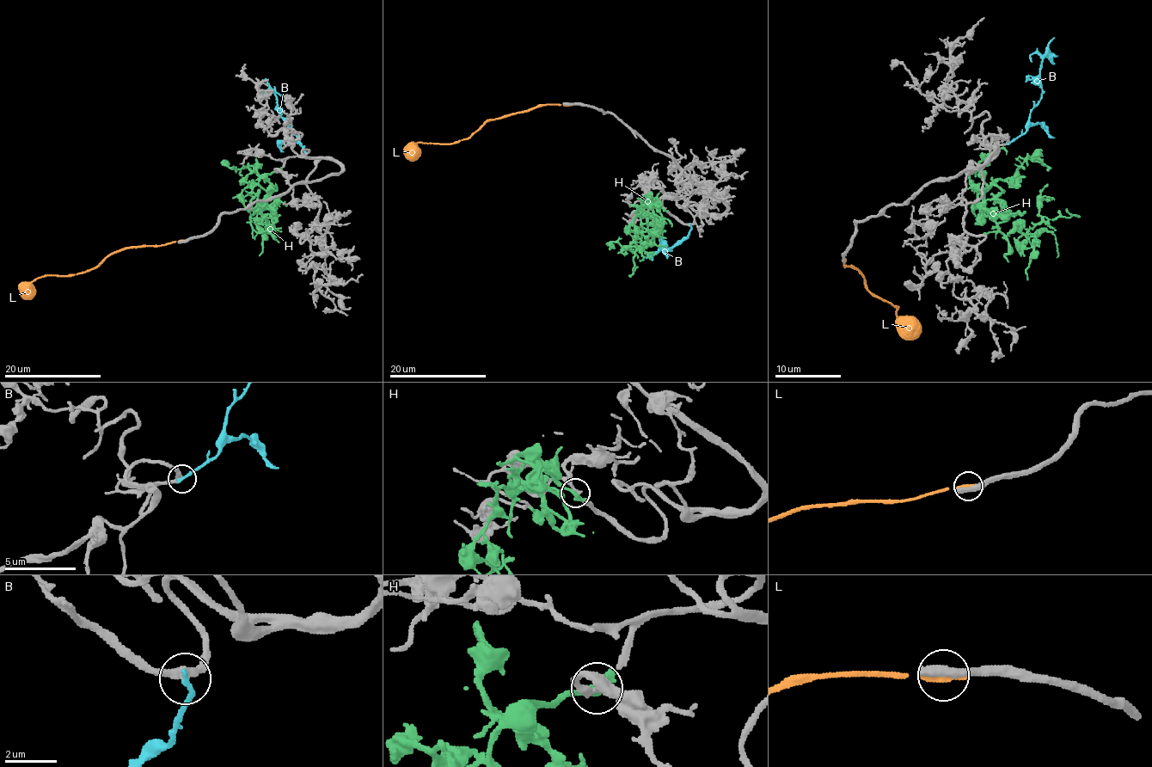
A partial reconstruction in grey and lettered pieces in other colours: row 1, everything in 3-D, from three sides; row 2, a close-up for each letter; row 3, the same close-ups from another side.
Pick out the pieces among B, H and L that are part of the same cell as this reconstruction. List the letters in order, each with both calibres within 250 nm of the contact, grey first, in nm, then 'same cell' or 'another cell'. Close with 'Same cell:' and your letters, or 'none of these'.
B: 260/200 nm | another cell
H: 140/400 nm | same cell
L: 480/380 nm | another cell
Same cell: H

